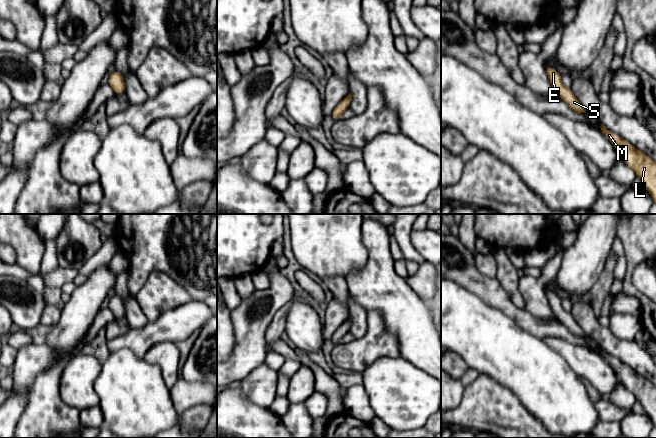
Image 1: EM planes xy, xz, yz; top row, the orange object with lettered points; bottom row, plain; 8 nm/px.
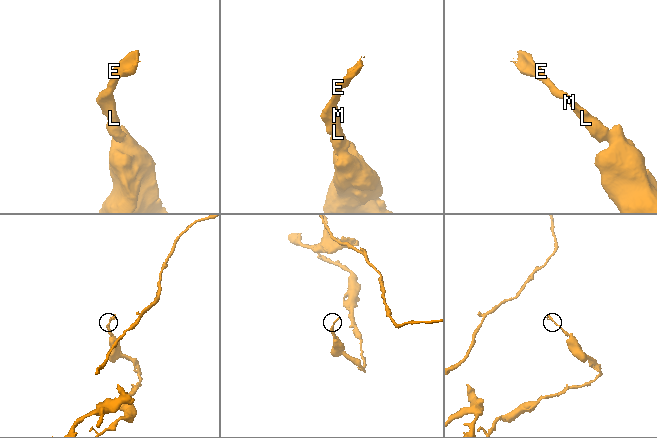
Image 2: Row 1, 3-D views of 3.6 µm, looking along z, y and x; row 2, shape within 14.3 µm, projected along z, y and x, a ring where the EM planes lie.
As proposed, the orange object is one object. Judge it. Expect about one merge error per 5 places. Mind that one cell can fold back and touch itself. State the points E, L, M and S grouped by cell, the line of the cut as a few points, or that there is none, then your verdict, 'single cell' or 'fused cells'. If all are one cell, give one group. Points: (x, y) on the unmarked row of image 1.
E L M S; no cut; single cell

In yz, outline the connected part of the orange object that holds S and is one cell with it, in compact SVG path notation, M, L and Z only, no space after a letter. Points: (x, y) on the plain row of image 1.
M545 290L545 294L556 319L564 324L575 336L586 337L583 330L572 316L571 311L566 311L562 307L559 296L551 290Z

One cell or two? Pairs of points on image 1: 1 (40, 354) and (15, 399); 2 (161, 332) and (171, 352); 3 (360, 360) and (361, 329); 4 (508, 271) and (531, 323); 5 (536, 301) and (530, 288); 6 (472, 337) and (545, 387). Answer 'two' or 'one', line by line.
1: one
2: two
3: two
4: two
5: one
6: one

